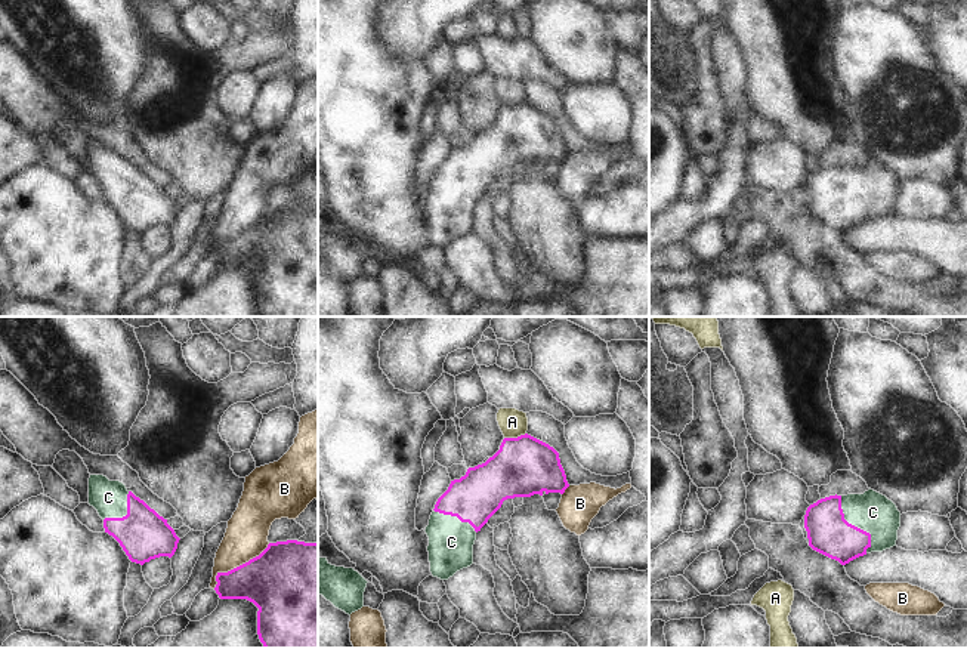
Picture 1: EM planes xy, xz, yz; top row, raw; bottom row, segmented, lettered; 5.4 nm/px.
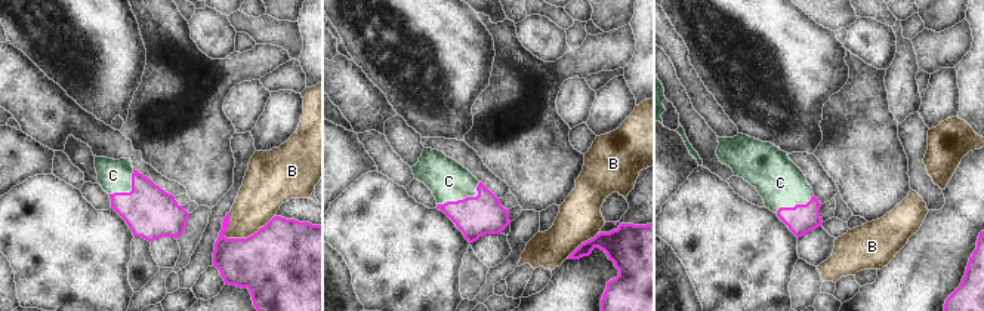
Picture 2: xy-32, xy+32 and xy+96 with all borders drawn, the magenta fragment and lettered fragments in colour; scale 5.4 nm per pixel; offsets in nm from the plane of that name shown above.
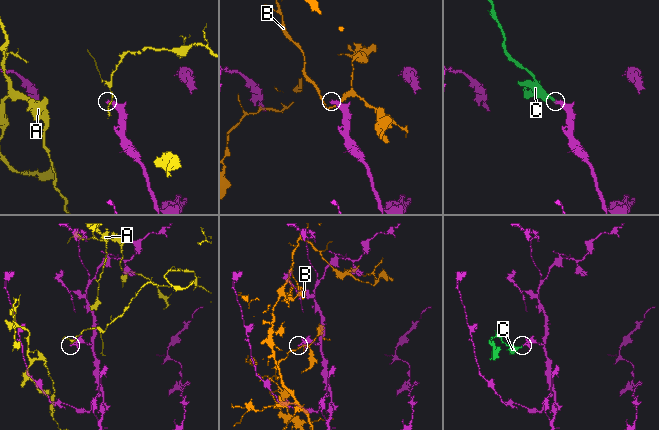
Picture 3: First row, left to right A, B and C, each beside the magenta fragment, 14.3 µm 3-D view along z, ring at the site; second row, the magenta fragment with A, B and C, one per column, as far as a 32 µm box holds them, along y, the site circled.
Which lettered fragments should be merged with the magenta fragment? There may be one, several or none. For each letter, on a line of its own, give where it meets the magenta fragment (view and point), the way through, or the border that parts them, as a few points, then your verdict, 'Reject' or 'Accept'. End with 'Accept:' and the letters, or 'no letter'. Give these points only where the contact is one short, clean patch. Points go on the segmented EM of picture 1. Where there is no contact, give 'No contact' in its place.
A: Touches magenta at xz (515, 438). Boundary: xz (525, 432), (504, 438). Reject
B: Touches magenta at xy (237, 567). Boundary: xy (269, 543), (258, 555), (226, 571), (221, 571), (213, 588). Reject
C: Touches magenta at yz (853, 525). Path across: yz (828, 533), (836, 527), (853, 525), (861, 524), (873, 512). Accept
Accept: C.

